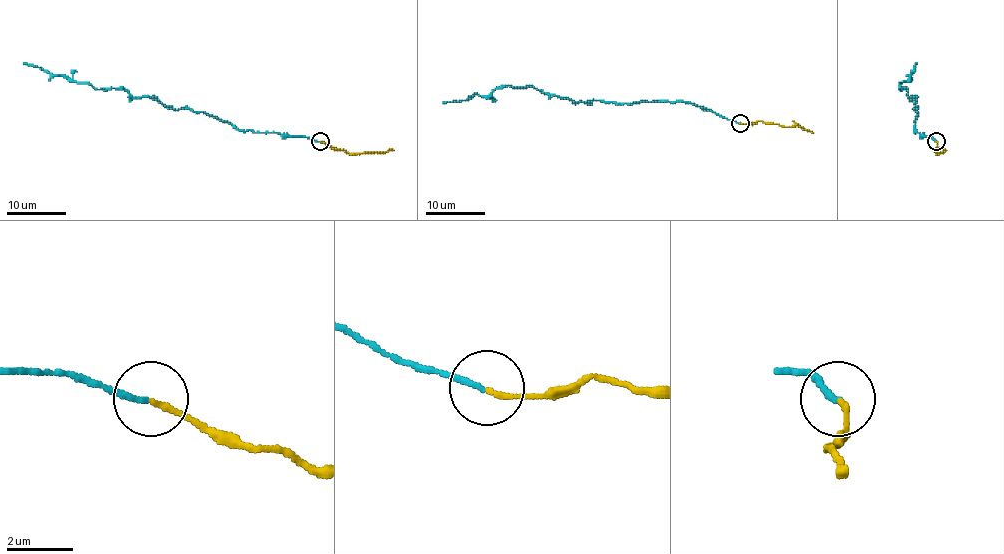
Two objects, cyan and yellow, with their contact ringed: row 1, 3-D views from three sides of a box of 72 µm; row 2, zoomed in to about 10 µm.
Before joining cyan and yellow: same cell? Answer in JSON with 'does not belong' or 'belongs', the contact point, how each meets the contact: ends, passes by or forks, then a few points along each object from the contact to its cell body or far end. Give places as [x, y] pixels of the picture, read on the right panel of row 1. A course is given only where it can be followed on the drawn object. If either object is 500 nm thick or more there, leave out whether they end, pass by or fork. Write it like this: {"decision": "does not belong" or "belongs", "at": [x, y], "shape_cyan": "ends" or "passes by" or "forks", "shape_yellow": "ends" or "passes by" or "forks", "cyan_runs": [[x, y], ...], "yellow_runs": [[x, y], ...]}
{"decision": "does not belong", "at": [936, 141], "shape_cyan": "ends", "shape_yellow": "ends", "cyan_runs": [[936, 141], [915, 132], [915, 100], [899, 85], [909, 79], [907, 76], [916, 62]], "yellow_runs": [[936, 141], [934, 150], [937, 153], [946, 150]]}

